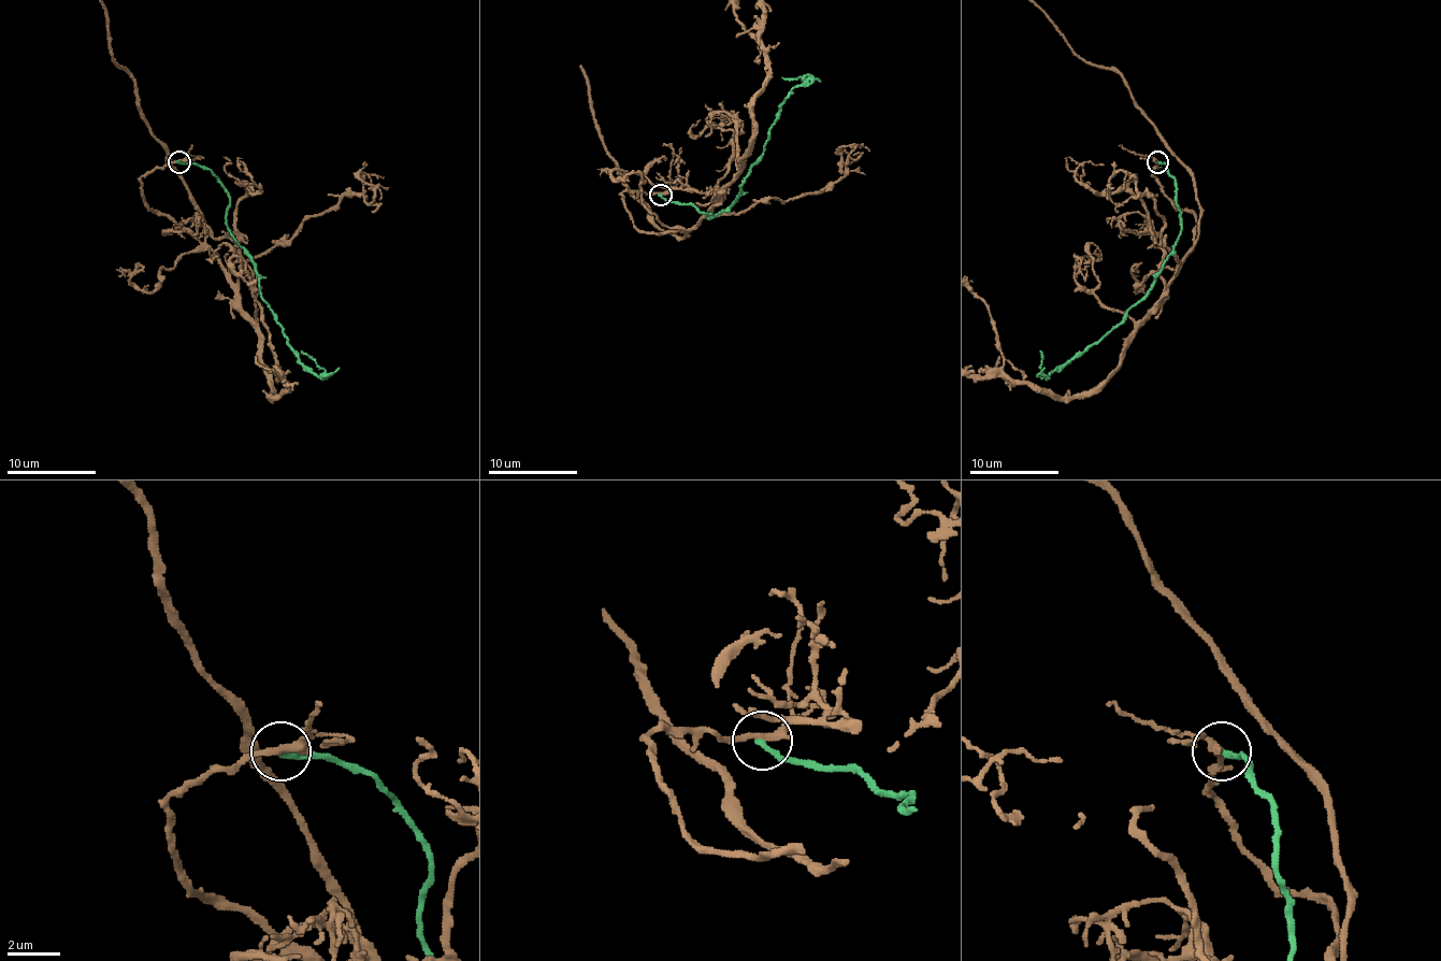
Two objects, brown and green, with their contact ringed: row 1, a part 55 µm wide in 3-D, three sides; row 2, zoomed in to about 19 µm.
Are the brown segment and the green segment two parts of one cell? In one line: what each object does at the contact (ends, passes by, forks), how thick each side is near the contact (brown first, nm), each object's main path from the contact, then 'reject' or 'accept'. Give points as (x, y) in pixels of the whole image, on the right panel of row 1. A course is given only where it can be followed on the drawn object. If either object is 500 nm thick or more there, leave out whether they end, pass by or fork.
brown passes by; green ends there; 280 nm thick on the brown side, 240 nm on the other; brown runs (1156, 161), (1166, 197), (1195, 215), (1195, 242), (1195, 178), (1127, 83), (1078, 56); green runs (1156, 161), (1164, 163), (1175, 178), (1181, 232), (1162, 273), (1114, 327), (1047, 376), (1040, 367), (1040, 352); reject

